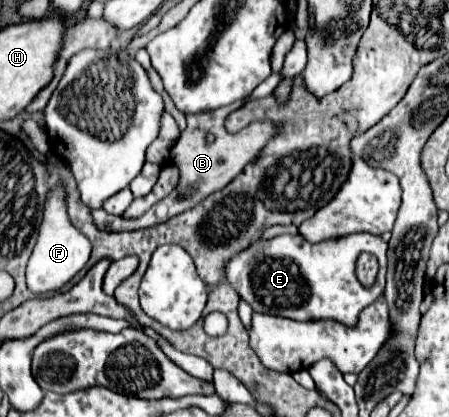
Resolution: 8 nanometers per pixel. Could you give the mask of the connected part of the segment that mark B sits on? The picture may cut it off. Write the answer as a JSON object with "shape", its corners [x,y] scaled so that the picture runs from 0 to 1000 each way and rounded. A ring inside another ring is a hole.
{"shape":[[[439,271],[439,276],[416,281],[416,309],[399,329],[394,348],[381,362],[381,386],[403,410],[399,444],[381,458],[381,468],[372,468],[367,477],[345,487],[318,520],[292,525],[292,530],[278,530],[269,520],[252,520],[252,516],[234,511],[229,501],[205,504],[203,520],[209,537],[241,556],[267,556],[323,549],[354,540],[354,535],[367,535],[372,525],[443,492],[465,463],[492,458],[519,424],[528,424],[541,410],[541,400],[550,391],[559,391],[577,372],[577,362],[595,348],[595,338],[608,329],[608,319],[612,319],[612,305],[595,290],[559,295],[555,305],[537,309],[532,319],[506,319],[497,305],[497,276],[492,276],[492,285],[483,285],[483,276],[470,276],[470,271],[457,271],[457,276]],[[457,319],[474,319],[474,329],[479,329],[474,343],[461,343],[452,333]]]}

